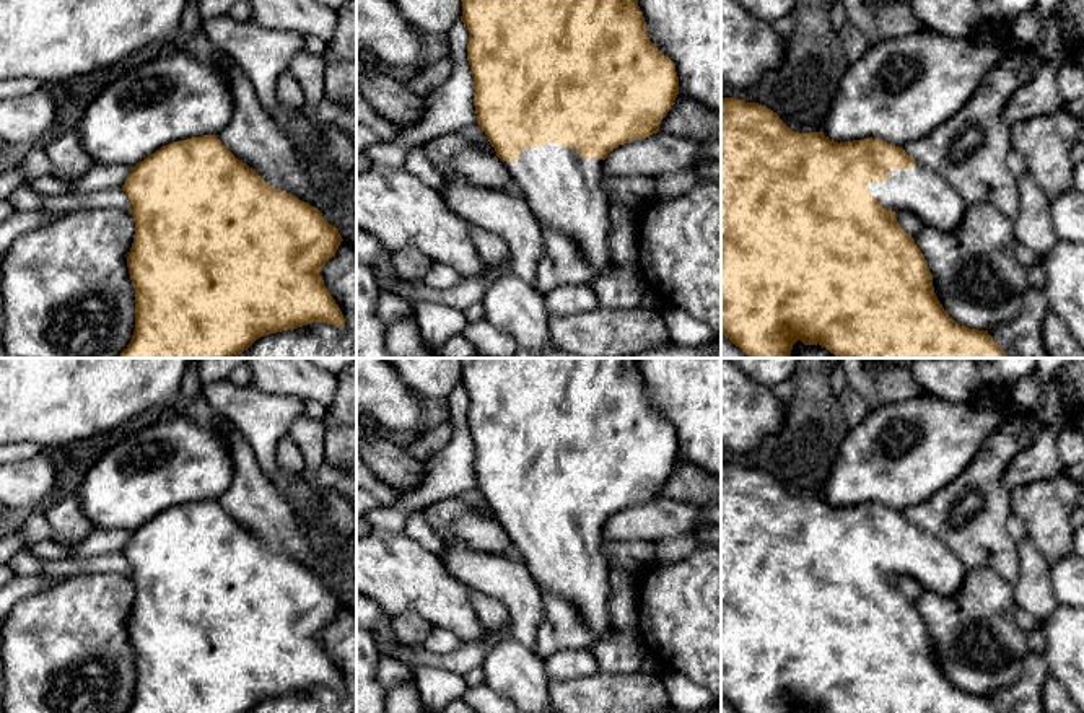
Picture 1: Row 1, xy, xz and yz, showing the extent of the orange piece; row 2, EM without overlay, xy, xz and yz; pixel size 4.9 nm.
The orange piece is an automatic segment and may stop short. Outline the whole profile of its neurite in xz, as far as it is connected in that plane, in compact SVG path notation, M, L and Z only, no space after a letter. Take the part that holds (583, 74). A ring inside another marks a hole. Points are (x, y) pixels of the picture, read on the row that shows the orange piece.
M461 0L461 21L469 29L467 60L474 77L474 106L477 124L509 171L513 181L521 187L522 199L540 225L550 226L570 236L581 249L588 262L602 275L612 265L609 257L609 199L602 190L602 164L609 153L623 143L646 138L659 132L661 120L672 109L679 94L679 77L675 63L666 57L648 37L643 11L638 0Z

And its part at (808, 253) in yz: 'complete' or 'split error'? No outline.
split error

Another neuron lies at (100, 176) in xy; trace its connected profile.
M94 163L80 177L65 179L75 194L90 194L109 187L122 187L132 173L132 166Z

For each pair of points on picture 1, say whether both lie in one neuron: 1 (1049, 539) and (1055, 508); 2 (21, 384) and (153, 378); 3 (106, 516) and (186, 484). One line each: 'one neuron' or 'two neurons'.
1: one neuron
2: one neuron
3: one neuron

